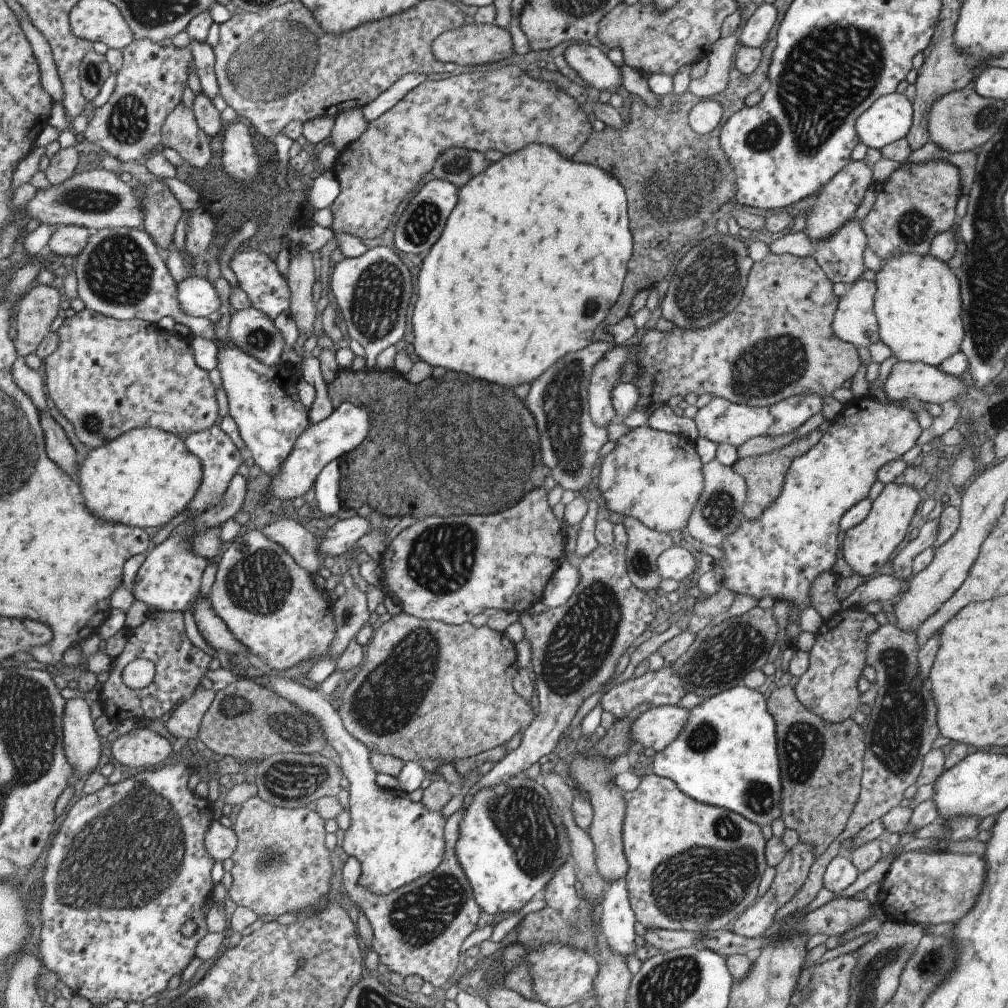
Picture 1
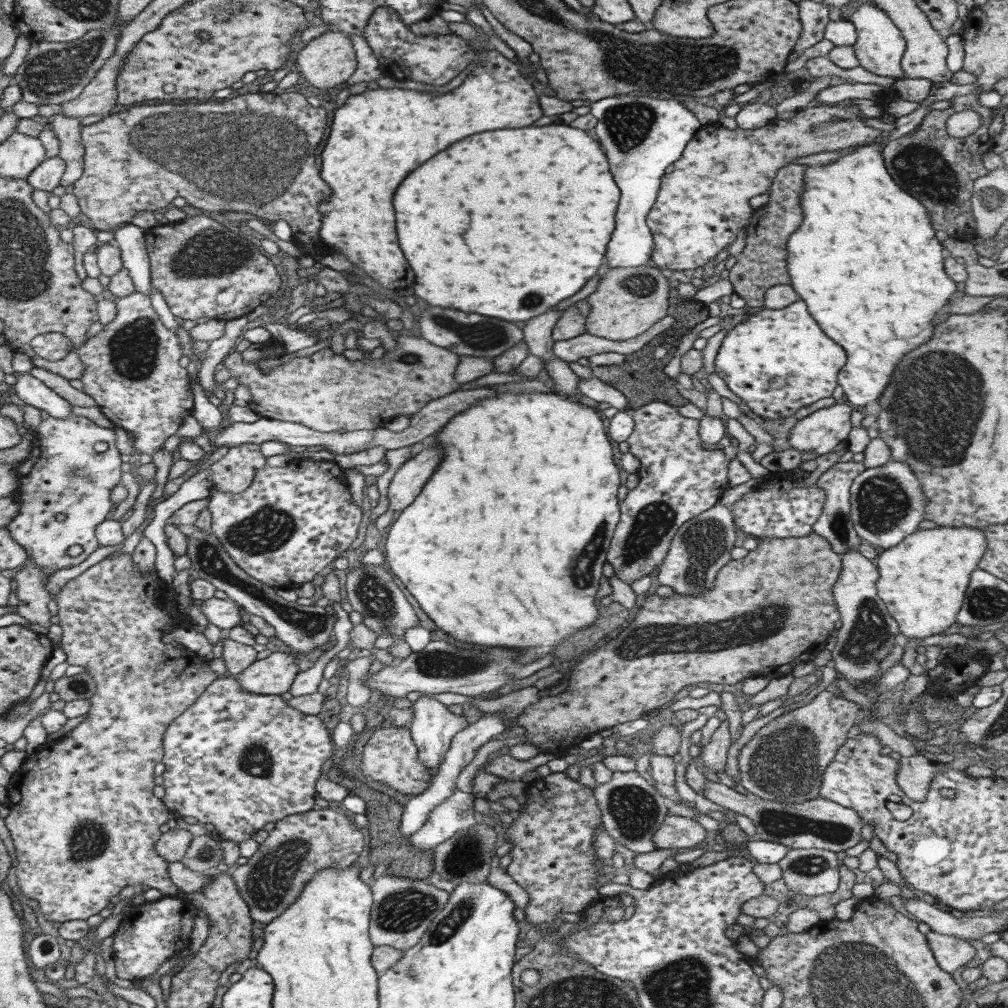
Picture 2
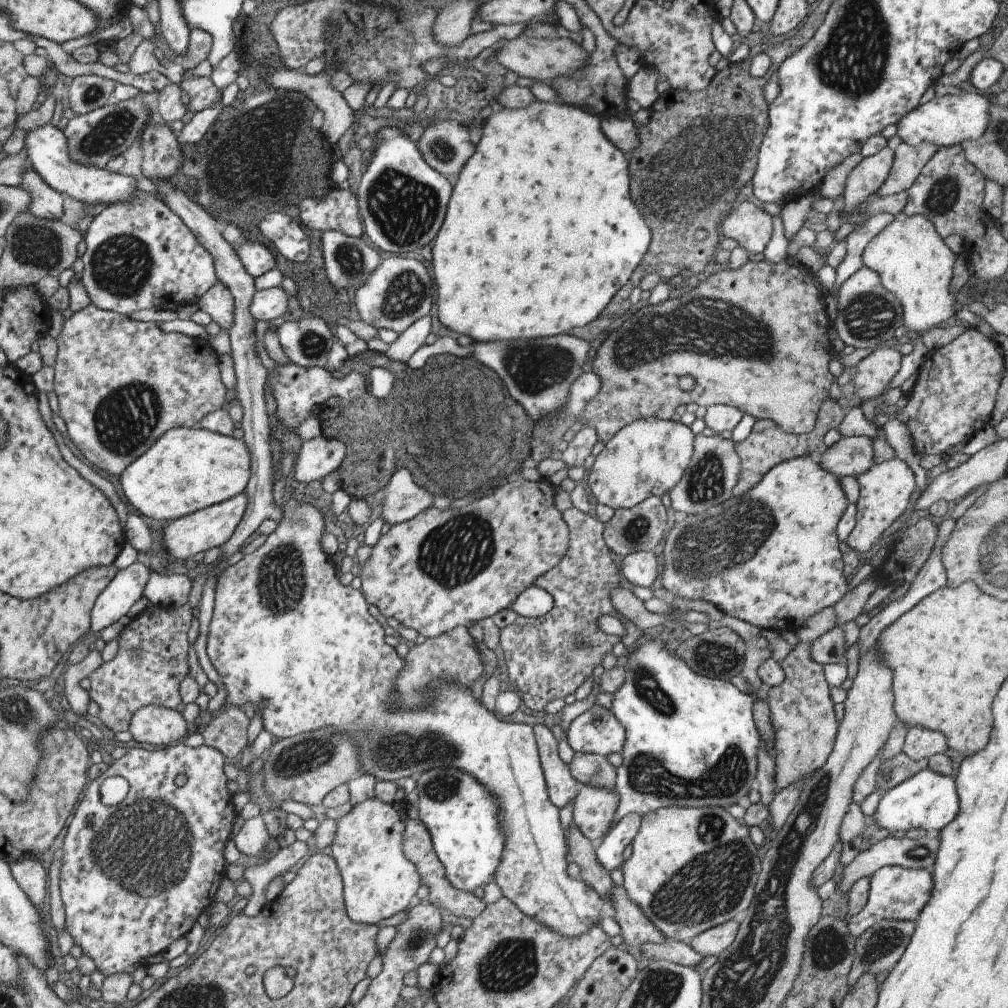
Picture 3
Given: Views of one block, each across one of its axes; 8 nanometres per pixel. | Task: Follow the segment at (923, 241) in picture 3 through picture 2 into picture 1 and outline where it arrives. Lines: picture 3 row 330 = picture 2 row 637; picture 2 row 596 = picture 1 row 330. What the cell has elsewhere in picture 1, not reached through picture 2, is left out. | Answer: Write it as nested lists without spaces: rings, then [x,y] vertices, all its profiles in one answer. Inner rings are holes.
[[[930,253],[891,254],[875,277],[880,338],[900,361],[937,366],[959,351],[965,335],[958,272]]]

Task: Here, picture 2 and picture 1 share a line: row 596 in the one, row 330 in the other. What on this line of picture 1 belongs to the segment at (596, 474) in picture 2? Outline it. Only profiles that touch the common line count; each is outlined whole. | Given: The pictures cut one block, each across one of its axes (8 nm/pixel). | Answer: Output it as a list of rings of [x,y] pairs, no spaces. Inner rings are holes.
[[[532,143],[524,150],[506,154],[502,160],[490,164],[490,168],[486,168],[482,174],[460,187],[458,202],[450,212],[448,224],[440,240],[430,248],[430,254],[424,258],[418,274],[418,298],[414,304],[412,322],[415,353],[421,360],[432,366],[444,366],[448,370],[464,372],[500,386],[516,386],[522,382],[532,382],[560,357],[582,350],[593,342],[593,334],[598,324],[605,320],[610,306],[618,300],[623,289],[629,262],[633,256],[633,234],[628,224],[629,205],[622,184],[610,172],[571,158],[561,155],[553,146]]]

